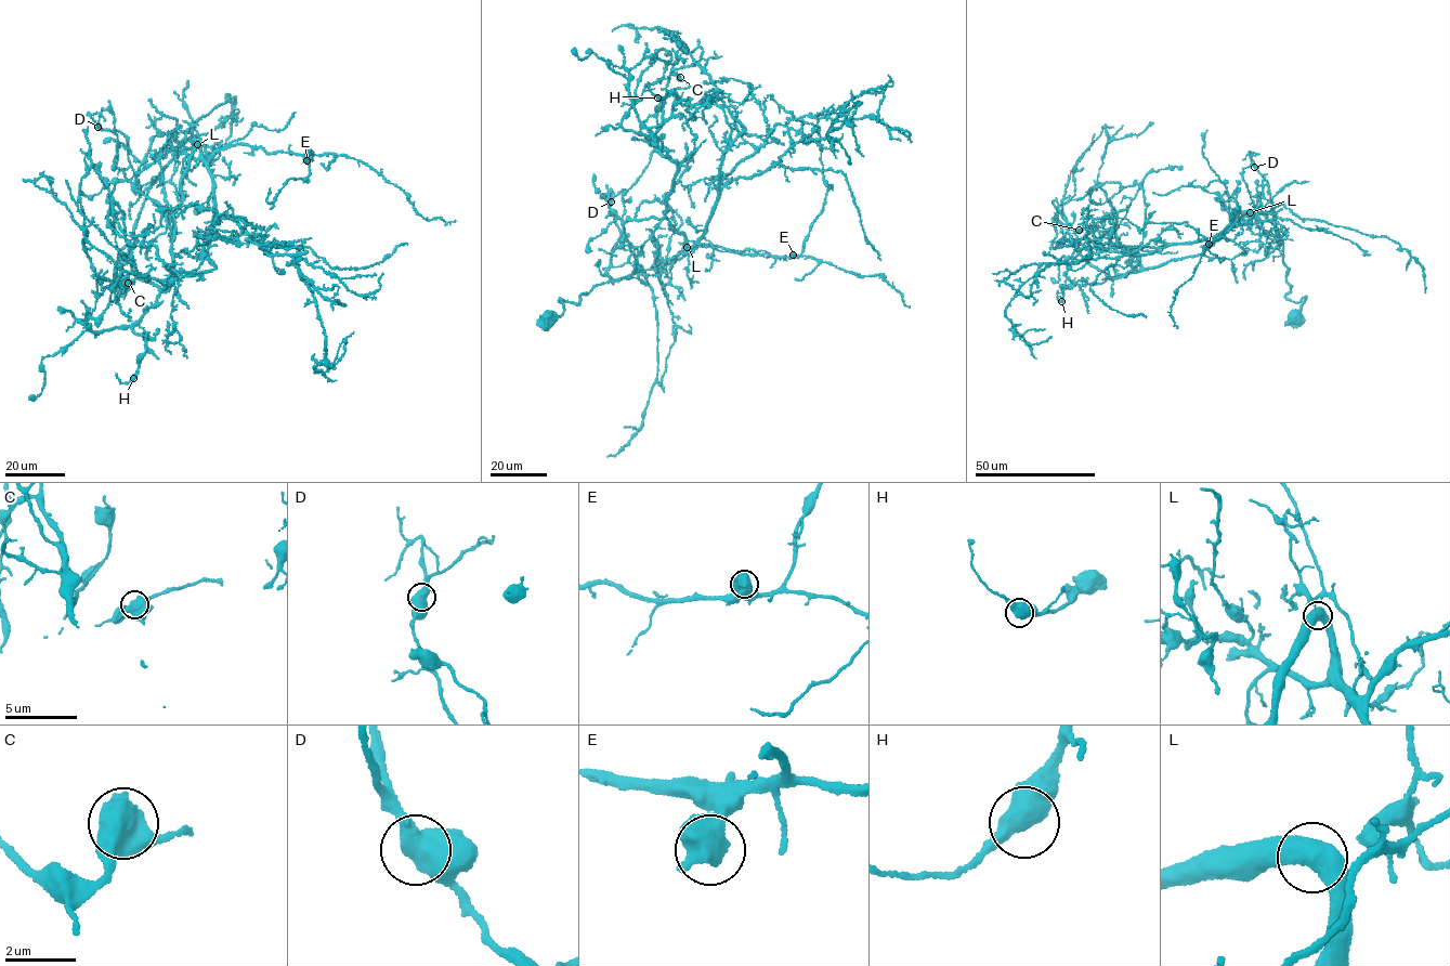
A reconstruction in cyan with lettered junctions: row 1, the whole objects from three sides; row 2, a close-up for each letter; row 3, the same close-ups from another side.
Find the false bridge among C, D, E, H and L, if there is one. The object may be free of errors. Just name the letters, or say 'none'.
none

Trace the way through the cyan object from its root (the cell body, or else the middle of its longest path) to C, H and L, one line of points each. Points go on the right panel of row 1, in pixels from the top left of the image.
C: (1296, 315), (1305, 299), (1284, 297), (1280, 234), (1249, 212), (1202, 253), (1136, 271), (1137, 248), (1079, 230)
H: (1296, 315), (1305, 299), (1285, 299), (1277, 229), (1244, 211), (1202, 253), (1080, 279), (1061, 301)
L: (1296, 315), (1305, 299), (1297, 302), (1284, 297), (1292, 287), (1280, 234), (1267, 220), (1251, 224), (1250, 211)

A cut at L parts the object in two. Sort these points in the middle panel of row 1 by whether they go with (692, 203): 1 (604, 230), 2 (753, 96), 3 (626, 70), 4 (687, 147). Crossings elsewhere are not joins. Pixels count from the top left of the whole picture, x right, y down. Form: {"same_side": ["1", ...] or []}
{"same_side": ["1", "3", "4"]}

